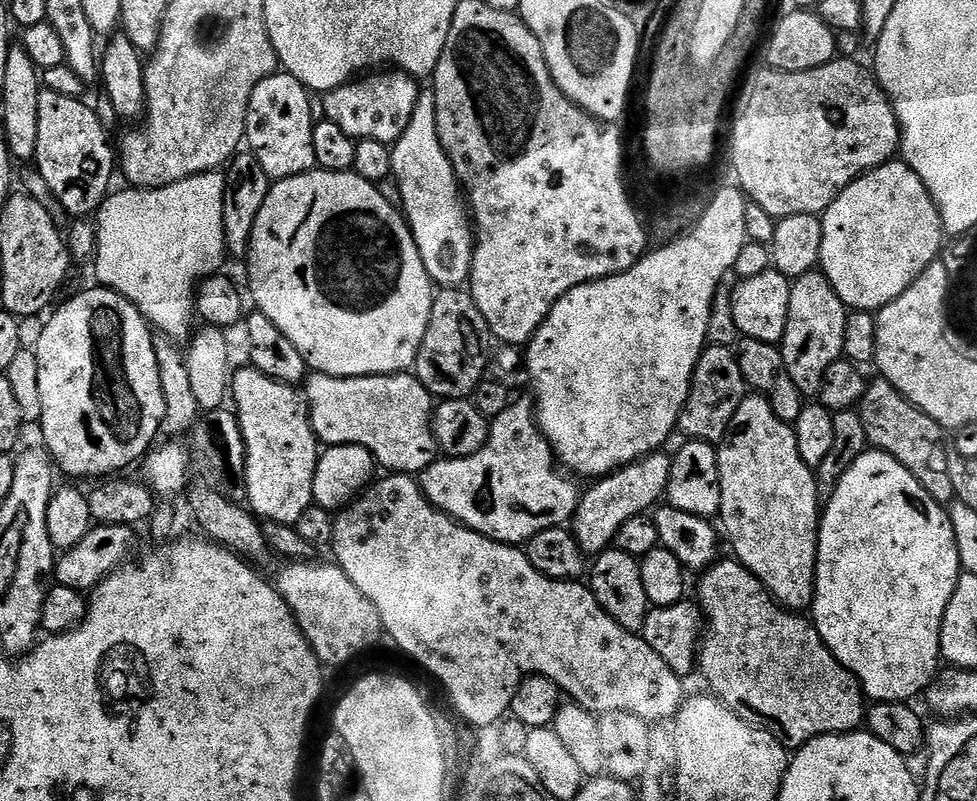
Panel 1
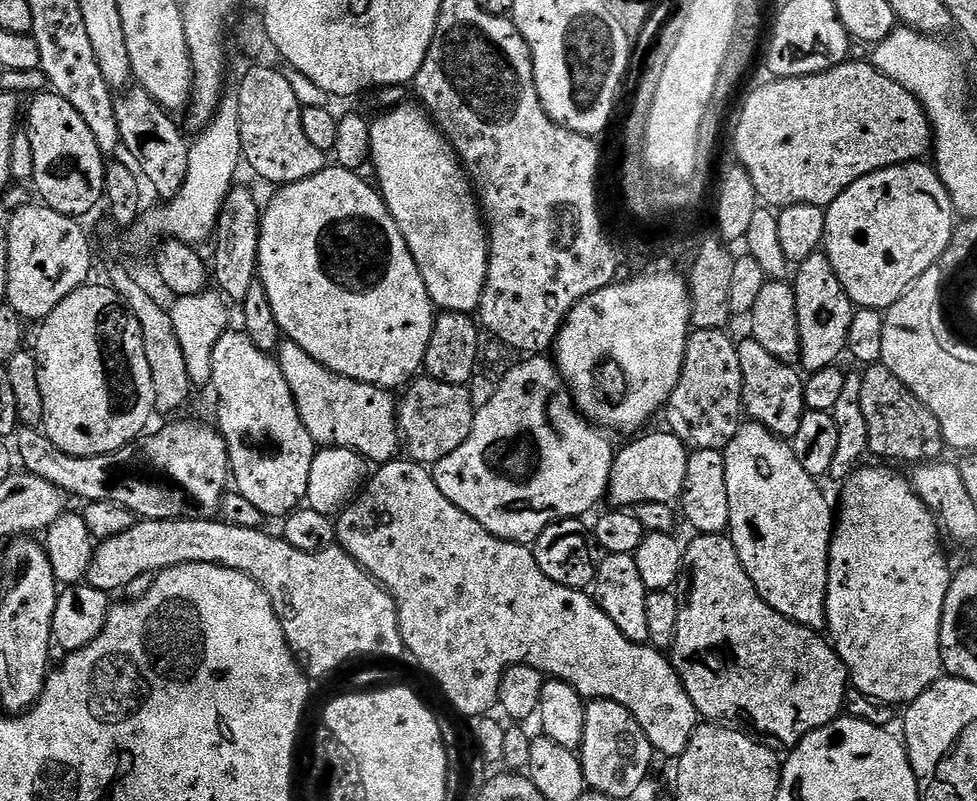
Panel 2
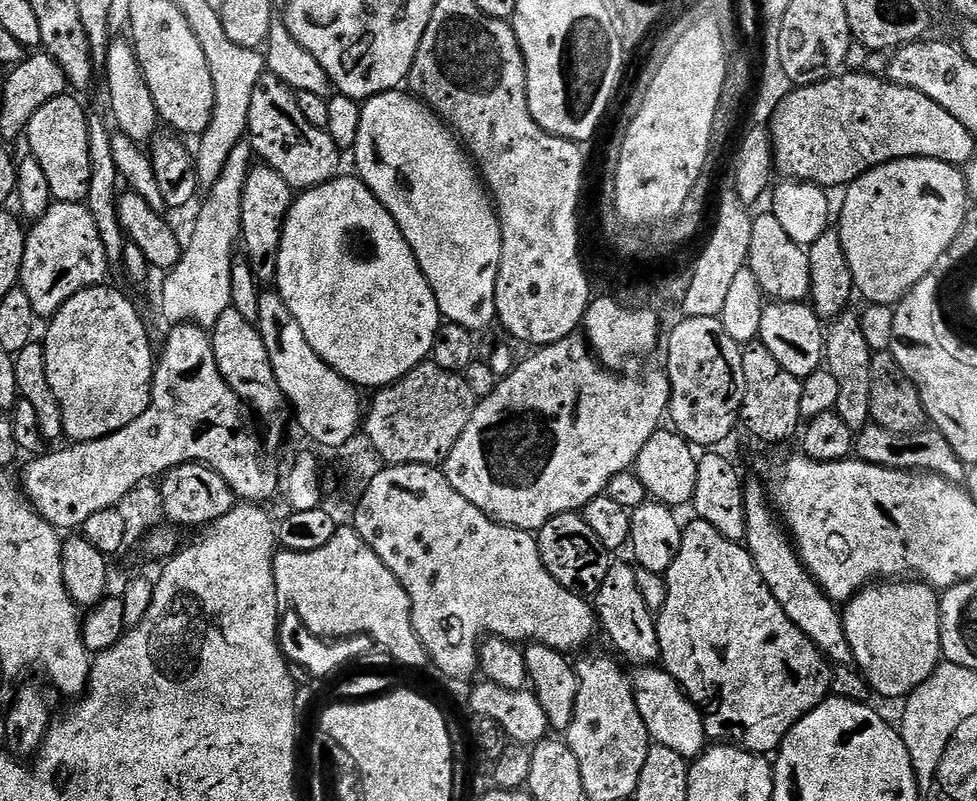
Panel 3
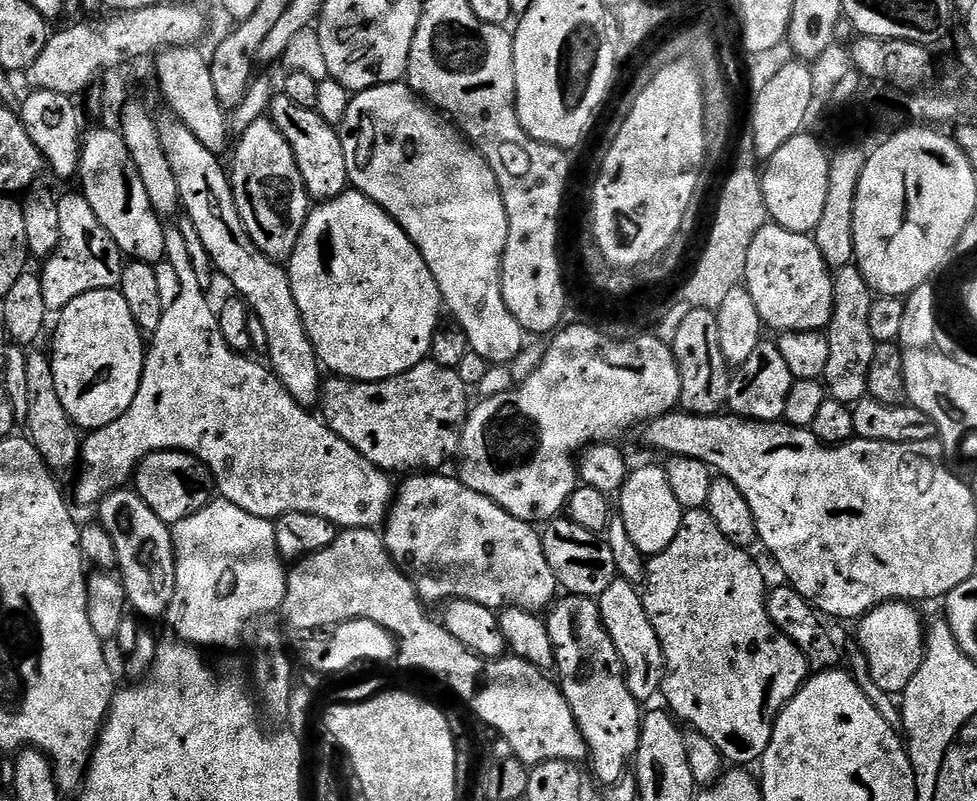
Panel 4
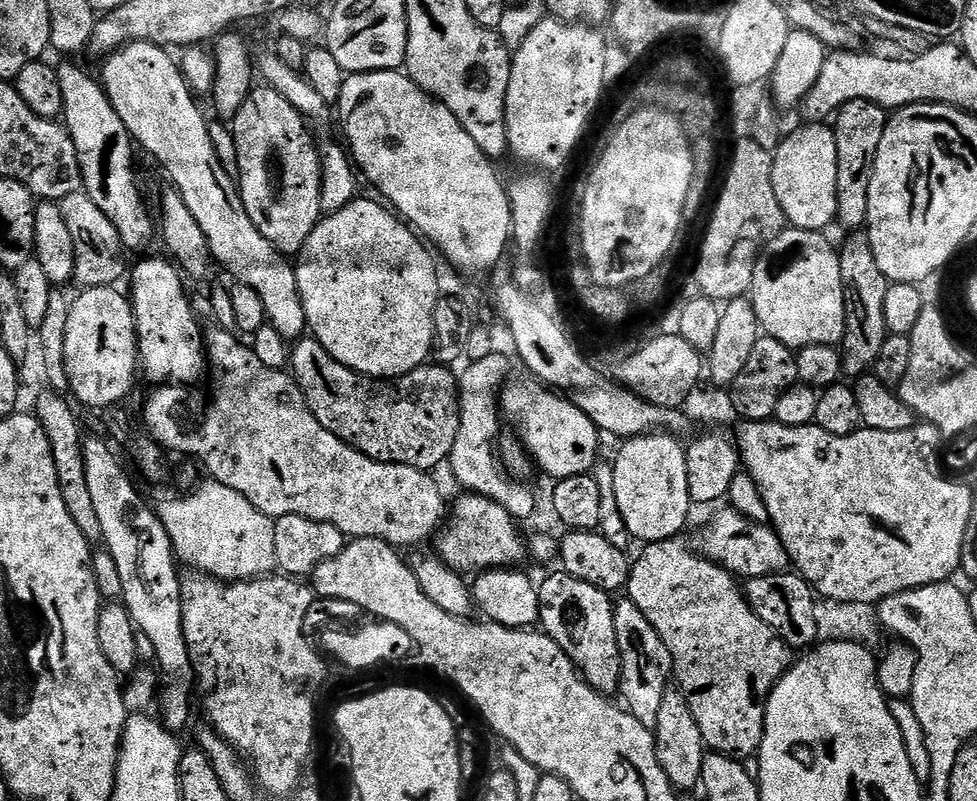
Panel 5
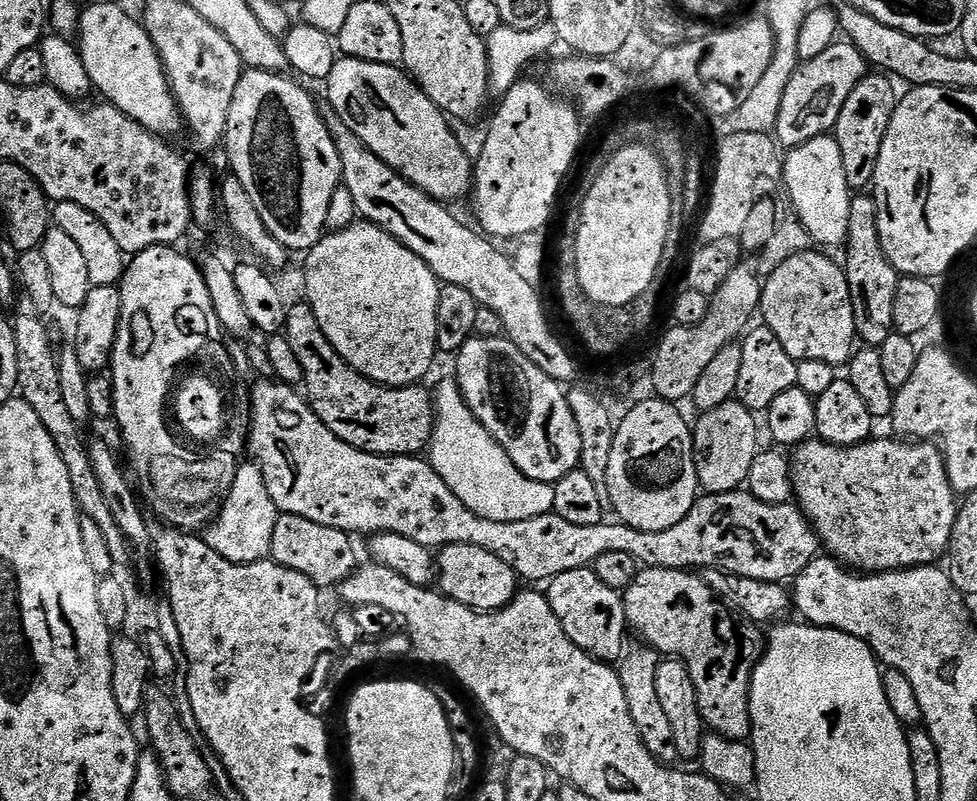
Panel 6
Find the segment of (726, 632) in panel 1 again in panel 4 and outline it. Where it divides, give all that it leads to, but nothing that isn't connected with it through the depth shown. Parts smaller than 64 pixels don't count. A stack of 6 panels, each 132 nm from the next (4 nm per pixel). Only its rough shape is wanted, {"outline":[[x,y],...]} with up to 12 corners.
{"outline":[[684,513],[642,585],[662,697],[732,766],[810,675],[749,549]]}

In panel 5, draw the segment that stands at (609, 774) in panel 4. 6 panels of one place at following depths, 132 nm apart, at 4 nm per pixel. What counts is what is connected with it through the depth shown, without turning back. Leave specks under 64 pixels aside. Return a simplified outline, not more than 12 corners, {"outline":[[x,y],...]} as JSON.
{"outline":[[539,581],[539,627],[594,690],[620,687],[609,593]]}

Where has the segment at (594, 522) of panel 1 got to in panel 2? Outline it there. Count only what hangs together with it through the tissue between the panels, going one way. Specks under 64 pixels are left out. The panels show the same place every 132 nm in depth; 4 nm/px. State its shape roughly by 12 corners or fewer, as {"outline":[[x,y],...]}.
{"outline":[[667,430],[615,453],[606,493],[620,510],[672,504],[690,449]]}

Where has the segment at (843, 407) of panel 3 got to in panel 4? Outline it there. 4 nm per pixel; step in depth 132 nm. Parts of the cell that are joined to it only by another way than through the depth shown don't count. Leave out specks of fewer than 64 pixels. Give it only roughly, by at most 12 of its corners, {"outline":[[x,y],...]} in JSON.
{"outline":[[855,263],[835,269],[822,383],[868,396],[874,293]]}

